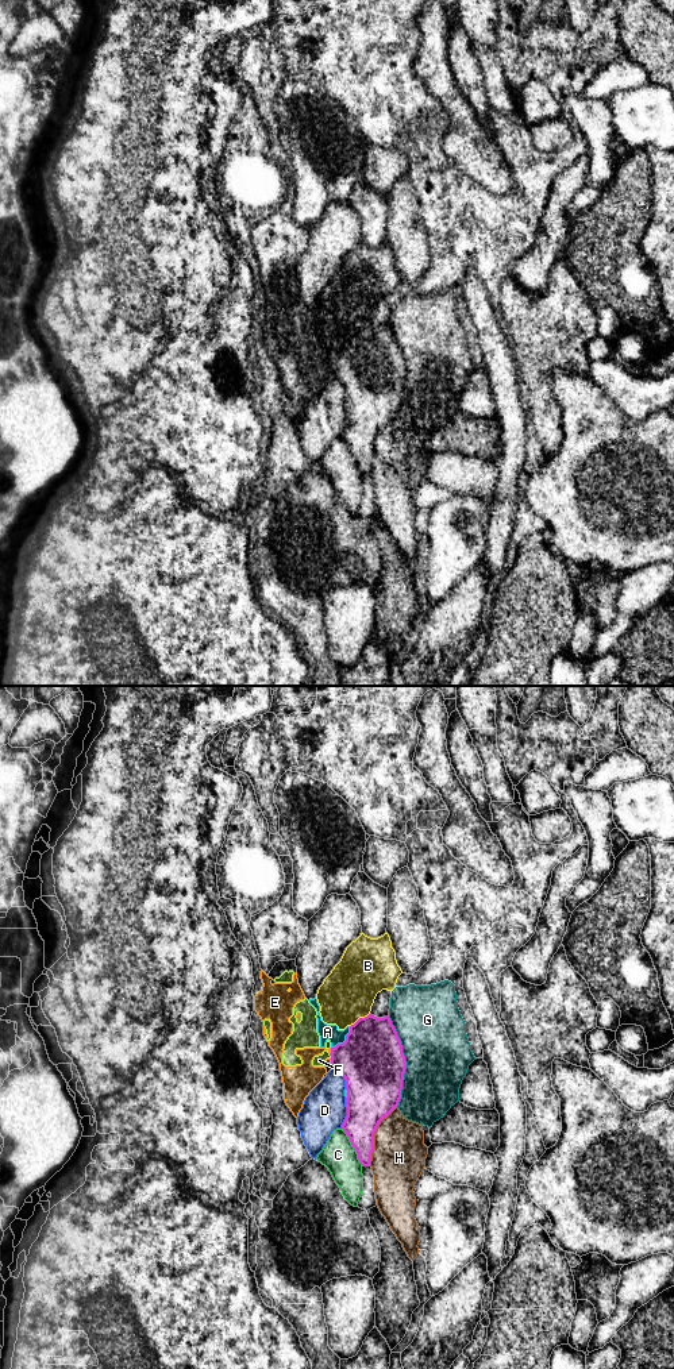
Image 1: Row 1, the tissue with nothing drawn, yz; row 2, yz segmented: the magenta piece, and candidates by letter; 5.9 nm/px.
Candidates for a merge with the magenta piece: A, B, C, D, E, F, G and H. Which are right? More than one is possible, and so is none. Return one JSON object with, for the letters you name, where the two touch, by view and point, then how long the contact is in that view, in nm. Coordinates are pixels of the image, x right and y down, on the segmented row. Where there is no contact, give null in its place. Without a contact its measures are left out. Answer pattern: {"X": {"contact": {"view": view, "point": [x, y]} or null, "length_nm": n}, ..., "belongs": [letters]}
{"A": {"contact": {"view": "yz", "point": [346, 1040]}, "length_nm": 180}, "belongs": ["A"]}

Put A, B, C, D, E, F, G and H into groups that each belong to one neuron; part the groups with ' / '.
A / B / C / D / E F / G / H

